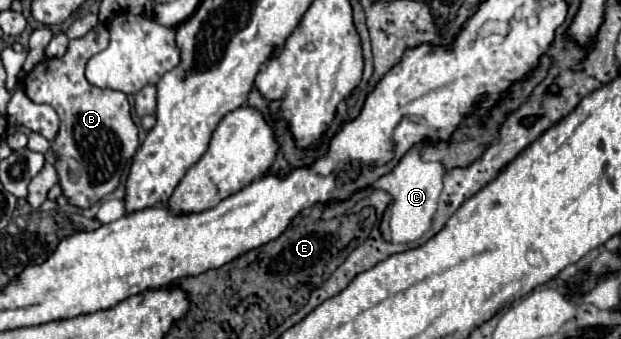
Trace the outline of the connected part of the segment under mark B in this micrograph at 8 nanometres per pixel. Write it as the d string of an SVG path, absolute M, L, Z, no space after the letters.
M99 23L85 37L69 41L69 49L61 59L55 57L41 61L23 79L27 97L35 103L51 105L61 119L59 133L51 145L57 157L55 169L63 195L71 205L81 209L99 203L105 195L117 189L121 175L139 145L127 95L121 91L99 89L85 79L85 65L89 57L97 55L107 45L109 31L103 23Z

